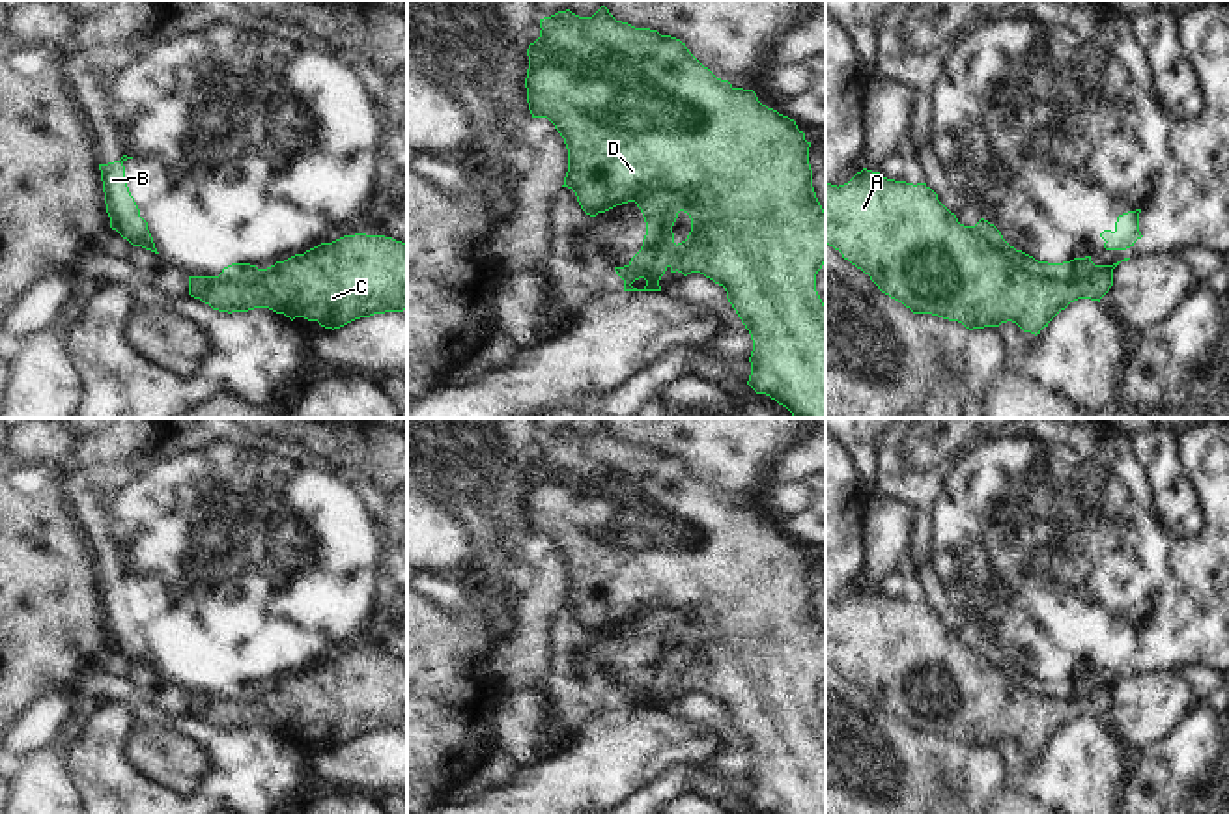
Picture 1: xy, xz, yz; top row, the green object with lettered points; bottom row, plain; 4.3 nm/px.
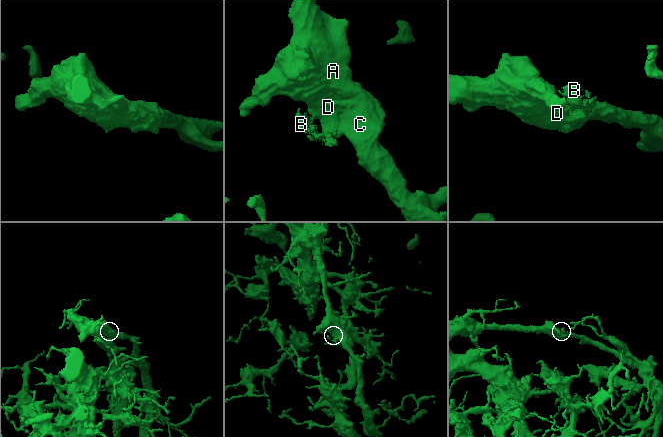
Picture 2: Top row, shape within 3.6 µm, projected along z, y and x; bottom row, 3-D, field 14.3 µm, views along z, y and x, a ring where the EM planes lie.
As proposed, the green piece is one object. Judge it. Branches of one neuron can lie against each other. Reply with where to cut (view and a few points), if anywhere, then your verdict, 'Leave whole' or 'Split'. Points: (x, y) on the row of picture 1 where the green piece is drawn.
Split along yz (1059, 264), (1065, 264), (1074, 279), (1112, 269). Split

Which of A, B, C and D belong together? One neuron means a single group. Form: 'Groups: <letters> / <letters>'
Groups: A C D / B

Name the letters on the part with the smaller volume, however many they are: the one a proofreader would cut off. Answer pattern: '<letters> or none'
B

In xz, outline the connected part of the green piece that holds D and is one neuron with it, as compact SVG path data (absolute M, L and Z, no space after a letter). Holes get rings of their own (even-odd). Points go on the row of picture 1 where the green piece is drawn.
M605 6L592 17L579 17L570 9L540 19L540 37L529 45L529 69L525 78L527 103L532 118L547 118L564 138L568 149L568 172L564 185L575 192L581 209L596 217L616 205L635 202L646 222L648 243L659 243L671 252L671 273L700 273L715 284L723 286L727 299L736 310L753 340L749 357L751 375L747 385L756 394L766 394L779 405L786 407L794 418L826 418L826 304L816 291L816 274L826 263L826 211L822 209L809 164L811 142L798 129L796 121L762 105L753 90L734 88L728 80L717 78L704 67L676 37L661 35L657 30L635 28L616 21ZM684 211L691 218L691 232L685 241L674 243L672 226L678 213Z

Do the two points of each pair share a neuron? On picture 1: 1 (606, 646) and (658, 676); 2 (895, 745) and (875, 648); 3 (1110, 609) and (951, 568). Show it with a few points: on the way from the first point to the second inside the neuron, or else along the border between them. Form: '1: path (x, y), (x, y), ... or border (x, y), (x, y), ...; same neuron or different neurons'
1: path (619, 658), (637, 676), (645, 676); same neuron
2: border (856, 684), (882, 710), (916, 732); different neurons
3: path (1071, 574), (1065, 568), (990, 568); same neuron

